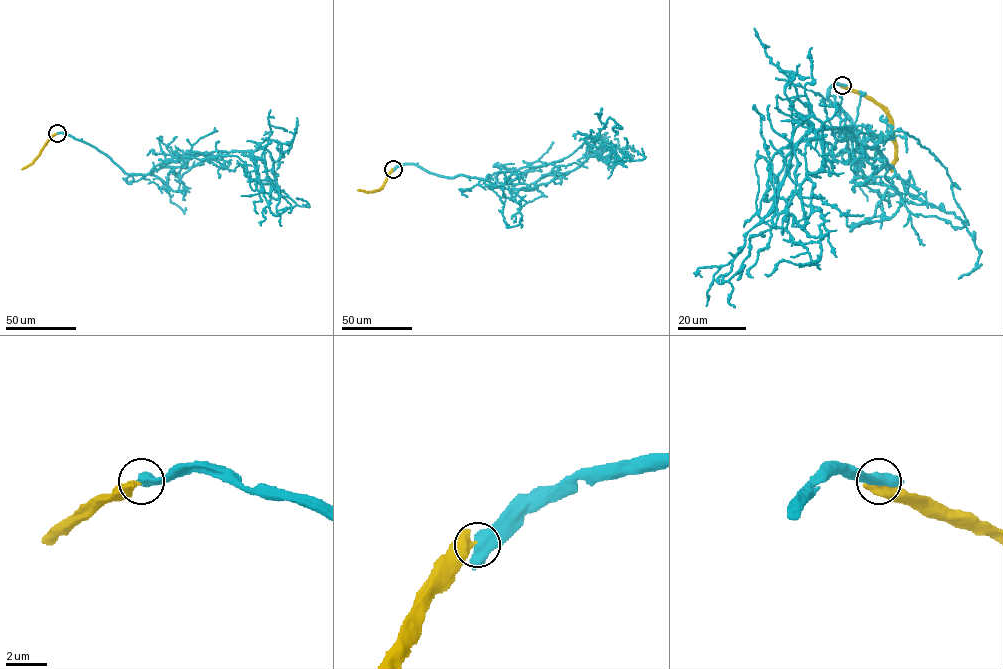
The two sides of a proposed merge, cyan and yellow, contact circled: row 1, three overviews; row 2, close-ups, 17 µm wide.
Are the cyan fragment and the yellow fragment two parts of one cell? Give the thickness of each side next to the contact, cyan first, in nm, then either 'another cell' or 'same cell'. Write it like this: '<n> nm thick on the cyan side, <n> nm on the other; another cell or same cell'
800 nm thick on the cyan side, 480 nm on the other; another cell

